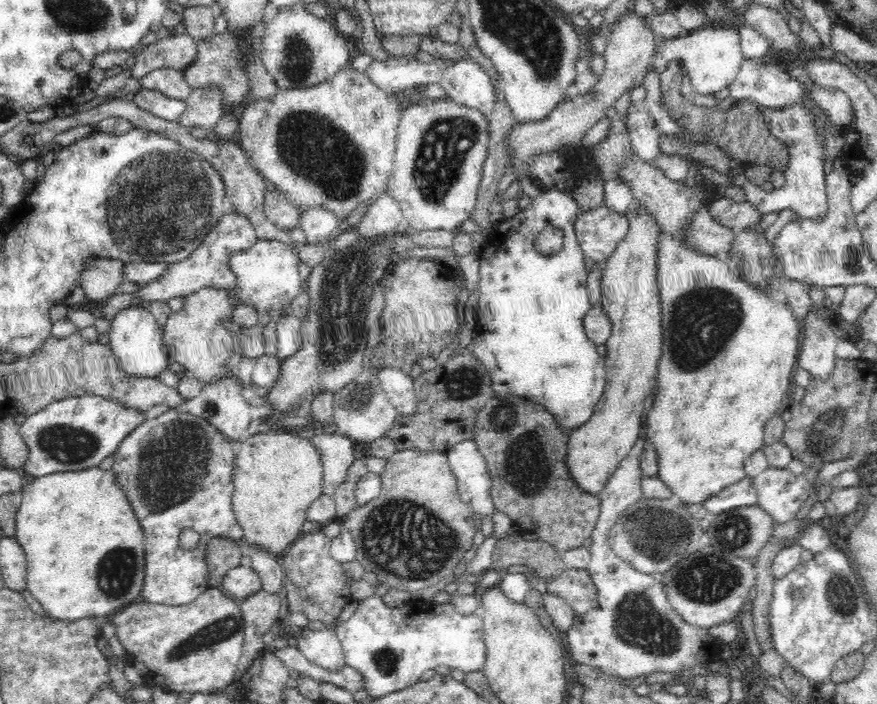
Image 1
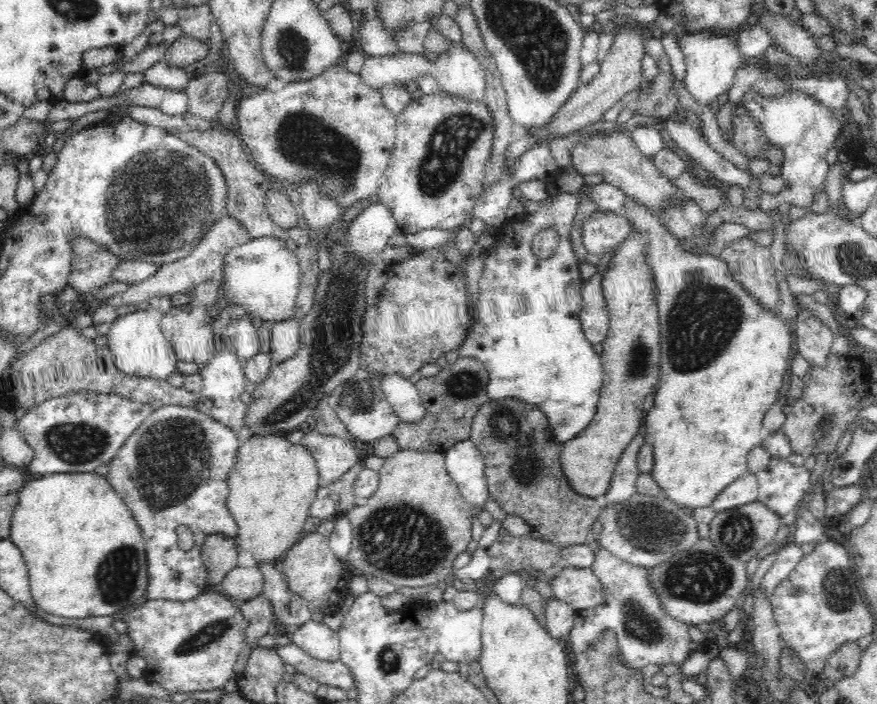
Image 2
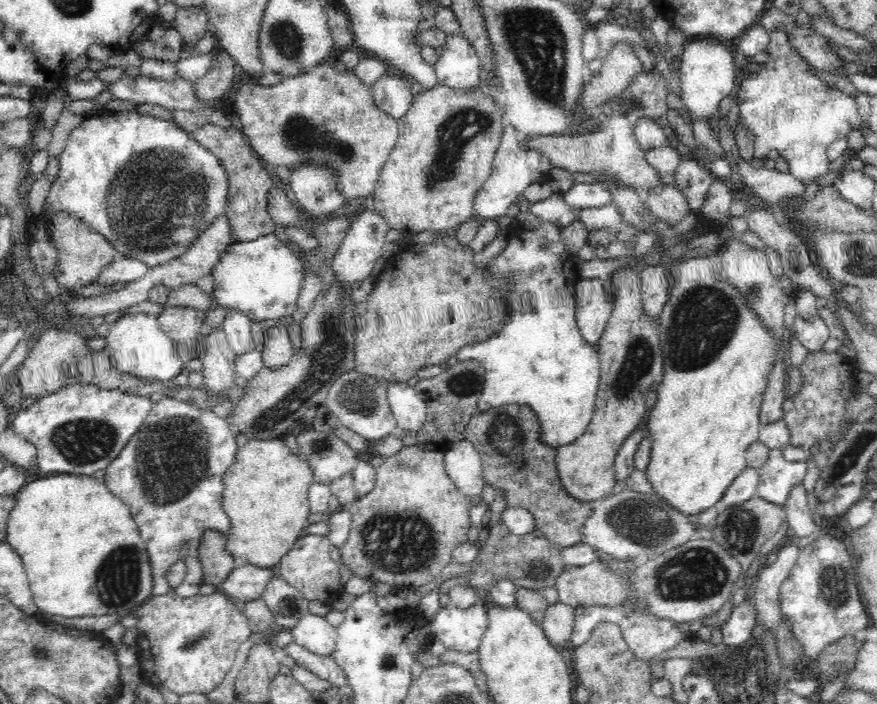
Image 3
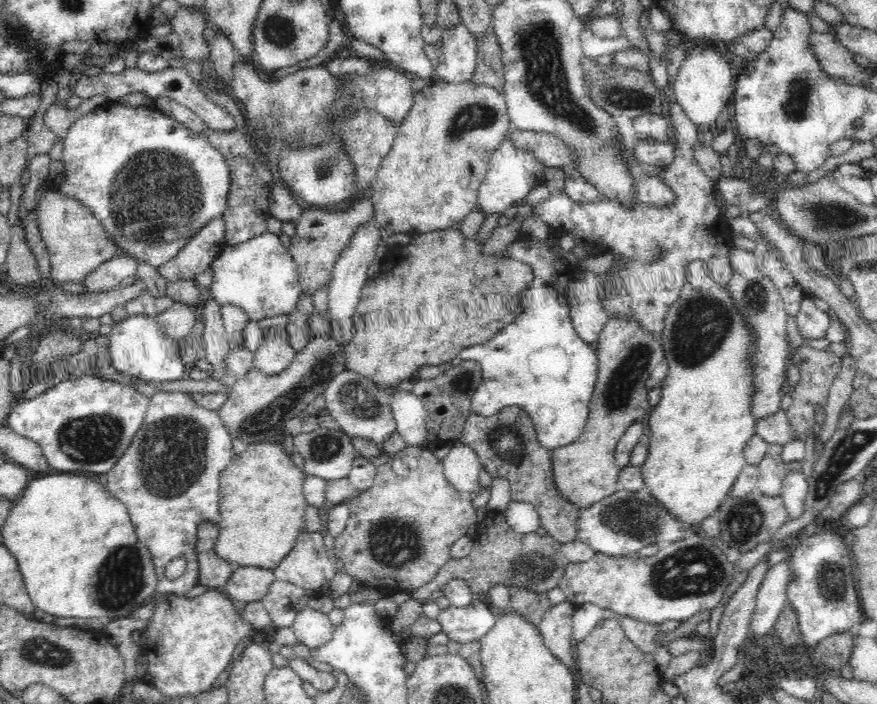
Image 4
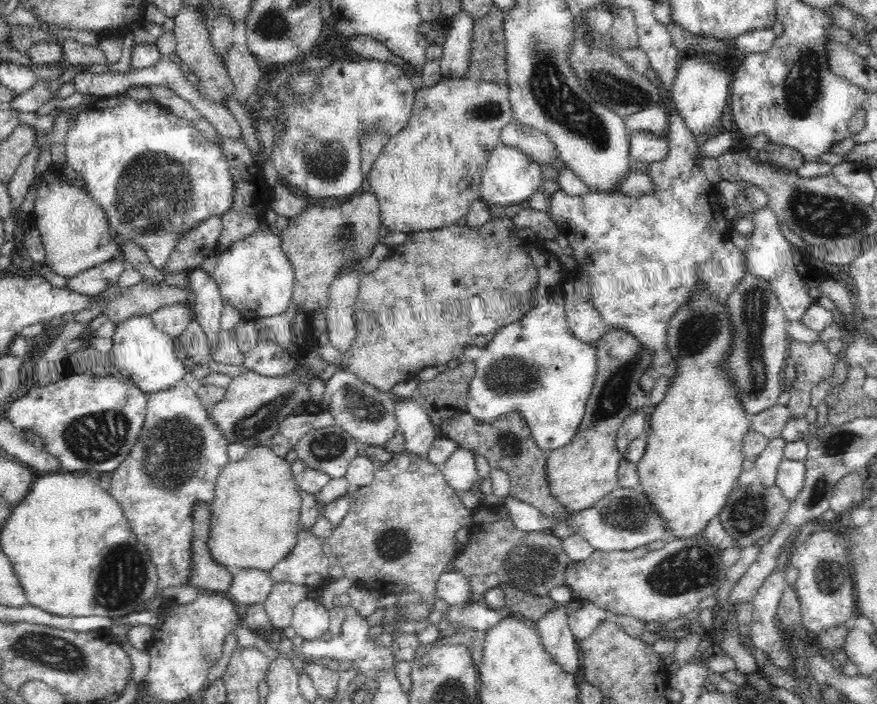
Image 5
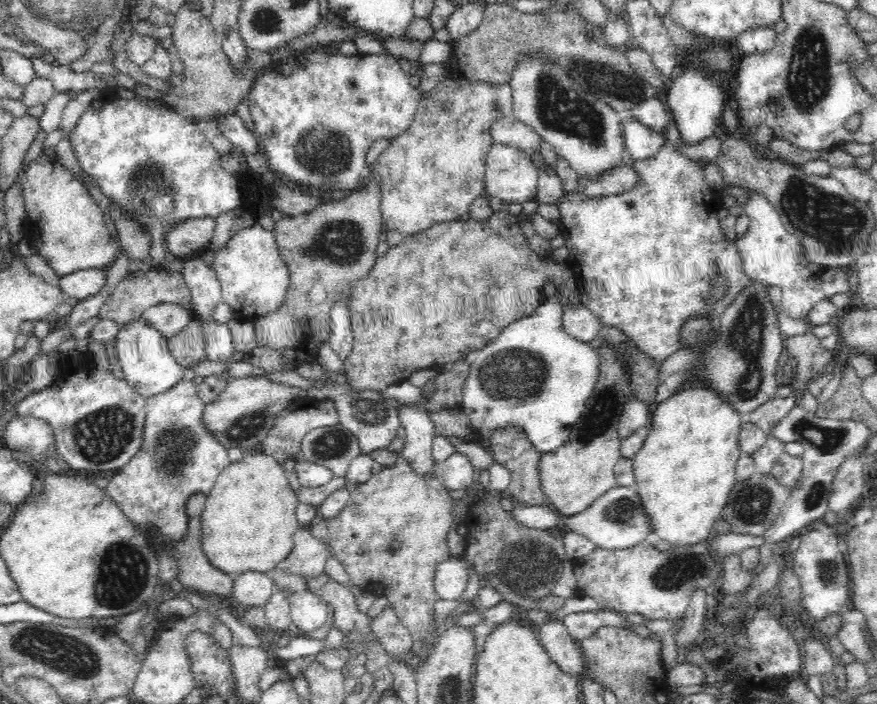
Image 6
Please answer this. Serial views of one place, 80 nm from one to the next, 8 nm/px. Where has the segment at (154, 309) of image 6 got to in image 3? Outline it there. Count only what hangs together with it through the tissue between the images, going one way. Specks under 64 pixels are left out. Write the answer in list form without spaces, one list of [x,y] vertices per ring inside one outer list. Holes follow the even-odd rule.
[[[166,307],[158,316],[162,332],[179,345],[193,344],[206,319],[206,311],[185,307]]]

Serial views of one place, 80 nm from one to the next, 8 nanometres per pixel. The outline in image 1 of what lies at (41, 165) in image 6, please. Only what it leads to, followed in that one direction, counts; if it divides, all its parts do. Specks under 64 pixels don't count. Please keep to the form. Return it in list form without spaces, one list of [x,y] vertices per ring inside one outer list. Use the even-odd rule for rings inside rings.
[[[86,258],[78,284],[87,298],[107,301],[125,282],[124,262],[116,258]]]

